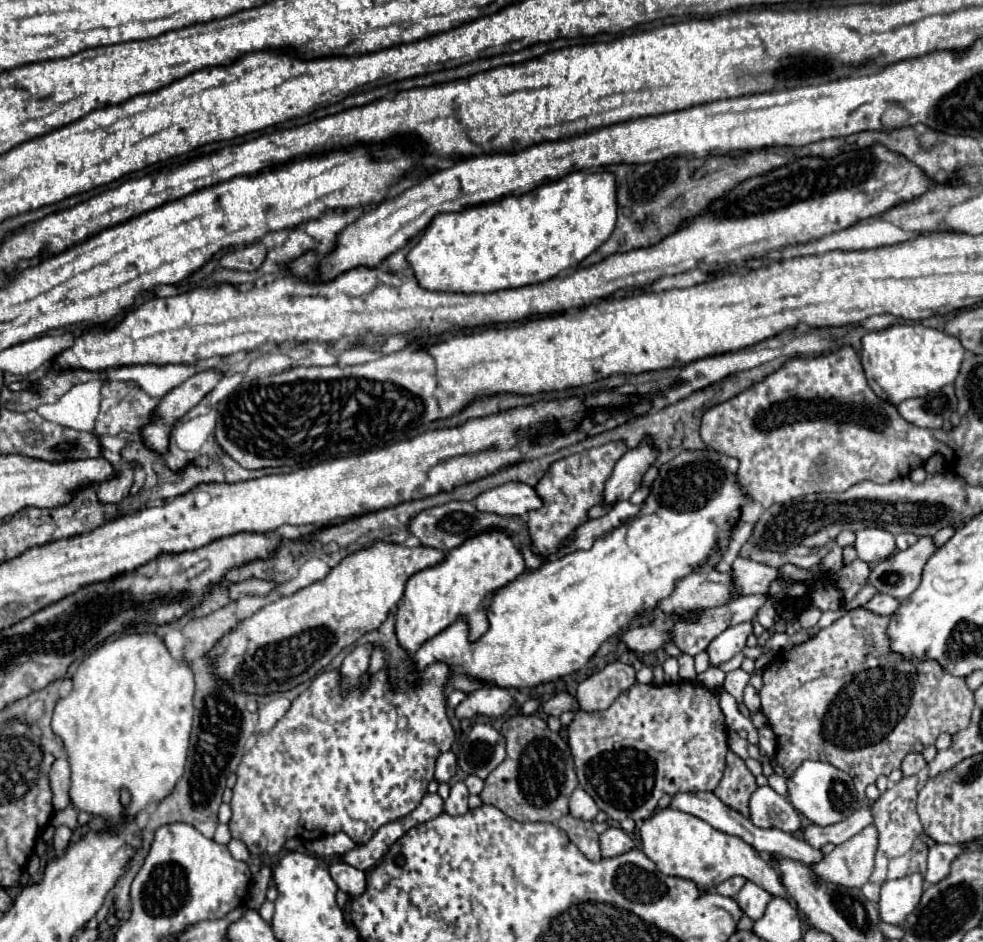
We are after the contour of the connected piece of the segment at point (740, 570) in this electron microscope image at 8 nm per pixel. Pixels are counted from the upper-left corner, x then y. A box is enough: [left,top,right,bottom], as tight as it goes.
[731,558,779,596]

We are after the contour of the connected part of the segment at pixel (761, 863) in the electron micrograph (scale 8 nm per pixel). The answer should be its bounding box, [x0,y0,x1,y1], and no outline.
[639,808,791,902]

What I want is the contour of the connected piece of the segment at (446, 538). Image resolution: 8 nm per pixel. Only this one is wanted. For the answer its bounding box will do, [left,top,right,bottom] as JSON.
[409,502,525,552]

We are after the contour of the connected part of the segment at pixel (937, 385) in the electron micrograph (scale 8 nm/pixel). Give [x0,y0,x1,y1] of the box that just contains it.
[861,324,965,406]

